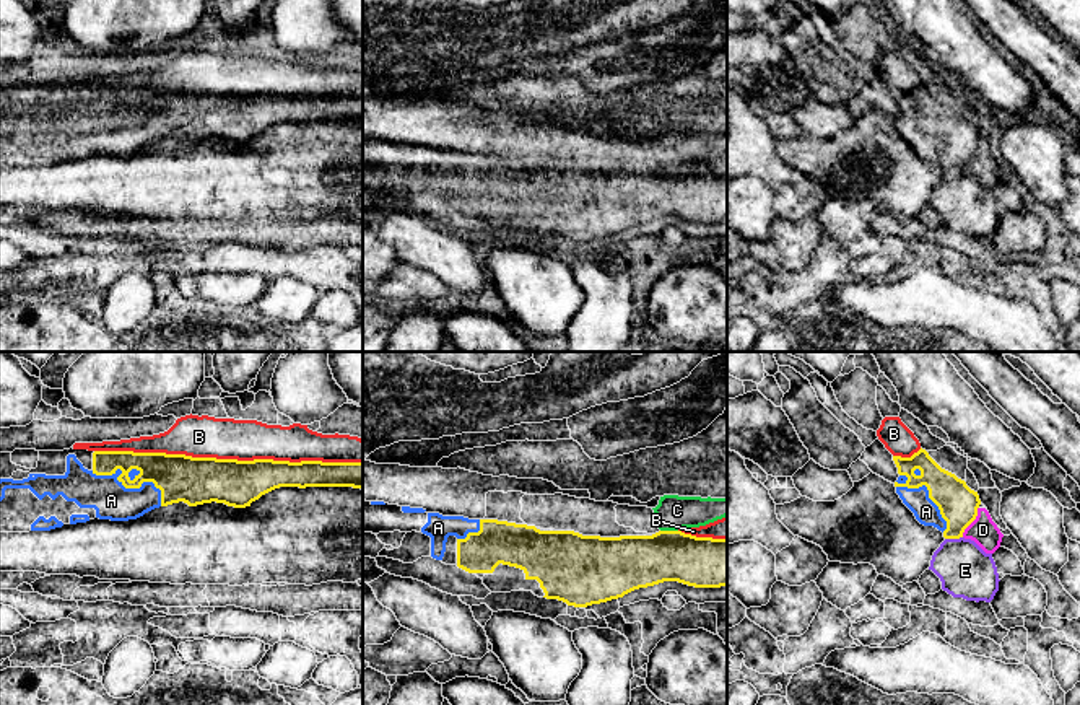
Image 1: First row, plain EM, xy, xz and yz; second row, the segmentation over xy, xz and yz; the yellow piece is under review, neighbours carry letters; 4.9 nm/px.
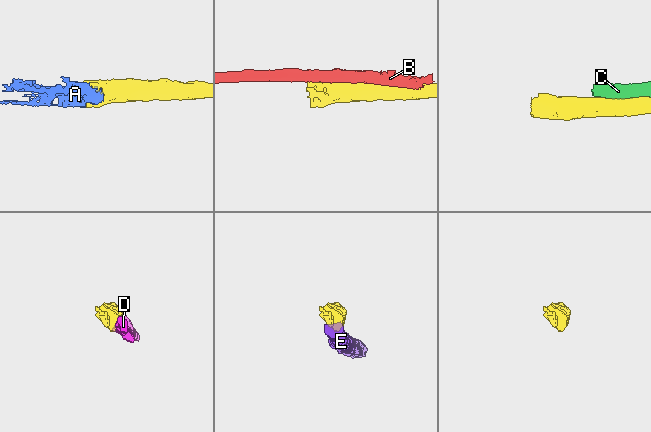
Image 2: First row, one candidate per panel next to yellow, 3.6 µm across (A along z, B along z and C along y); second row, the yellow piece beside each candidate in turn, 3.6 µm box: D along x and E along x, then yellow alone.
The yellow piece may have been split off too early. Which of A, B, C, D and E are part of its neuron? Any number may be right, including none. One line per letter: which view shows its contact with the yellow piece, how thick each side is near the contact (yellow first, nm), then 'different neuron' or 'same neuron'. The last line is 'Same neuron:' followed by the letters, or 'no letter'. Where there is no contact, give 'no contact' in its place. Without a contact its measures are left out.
A: contact in xy; calibres 220 and 190 nm; same neuron
B: contact in xy; calibres 240 and 200 nm; different neuron
C: contact in xz; calibres 280 and 170 nm; different neuron
D: contact in yz; calibres 190 and 140 nm; different neuron
E: contact in yz; calibres 190 and 260 nm; different neuron
Same neuron: A

